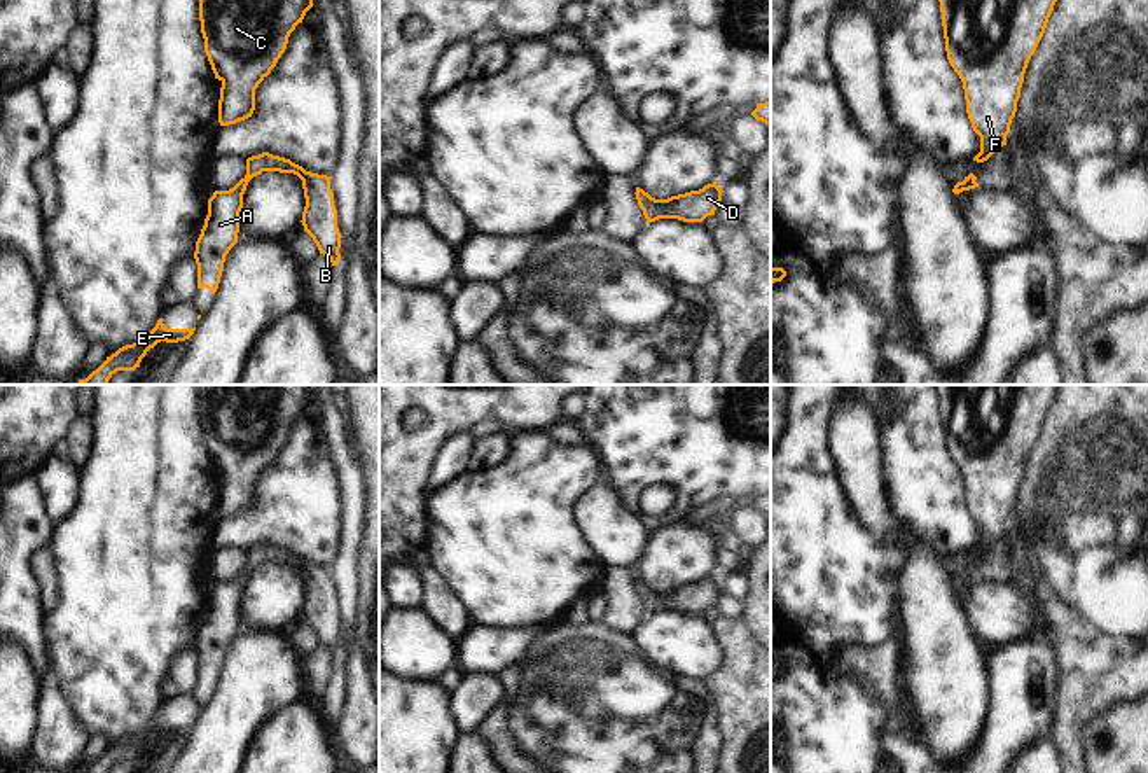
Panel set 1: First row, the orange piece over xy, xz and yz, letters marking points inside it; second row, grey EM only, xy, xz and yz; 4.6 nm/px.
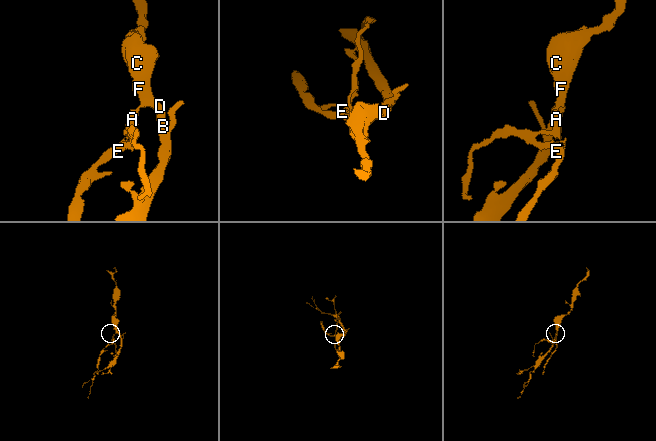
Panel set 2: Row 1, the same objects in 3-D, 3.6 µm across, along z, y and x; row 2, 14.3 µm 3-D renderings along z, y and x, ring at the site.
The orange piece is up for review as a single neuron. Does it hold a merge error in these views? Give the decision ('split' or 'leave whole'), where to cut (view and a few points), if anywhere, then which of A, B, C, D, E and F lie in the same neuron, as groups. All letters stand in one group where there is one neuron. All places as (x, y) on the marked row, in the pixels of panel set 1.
leave whole; no cut; A B C D E F

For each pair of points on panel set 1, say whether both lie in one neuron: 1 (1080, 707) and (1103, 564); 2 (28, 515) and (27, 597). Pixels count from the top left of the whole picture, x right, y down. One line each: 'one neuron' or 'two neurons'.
1: one neuron
2: one neuron

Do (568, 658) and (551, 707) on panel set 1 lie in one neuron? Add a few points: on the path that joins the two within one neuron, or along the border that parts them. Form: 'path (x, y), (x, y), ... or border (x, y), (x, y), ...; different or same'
path (568, 670), (568, 689), (563, 695); same

